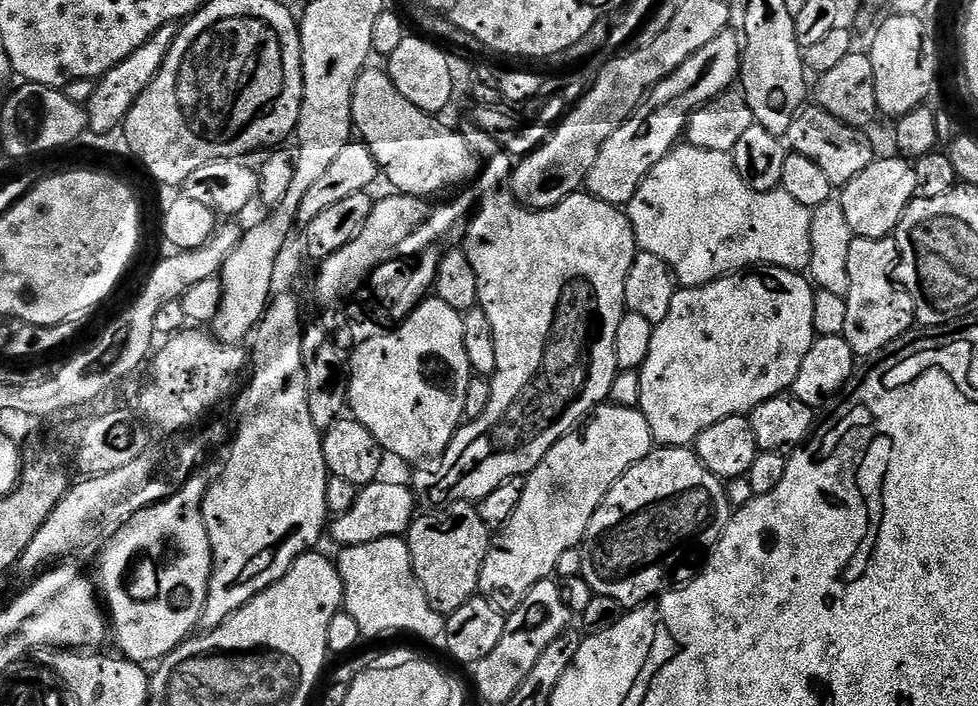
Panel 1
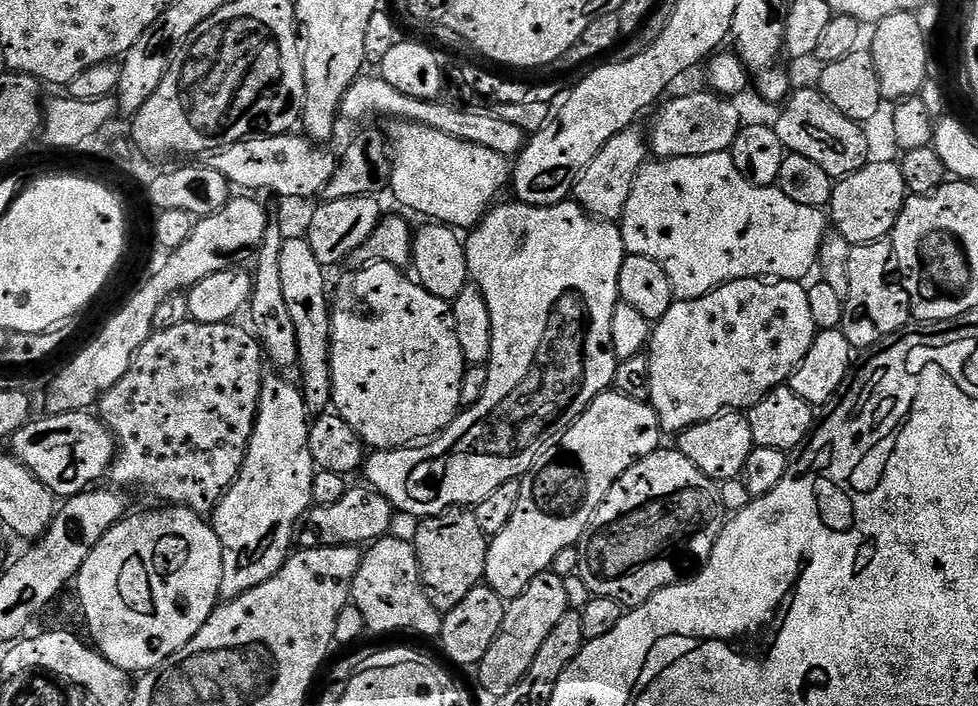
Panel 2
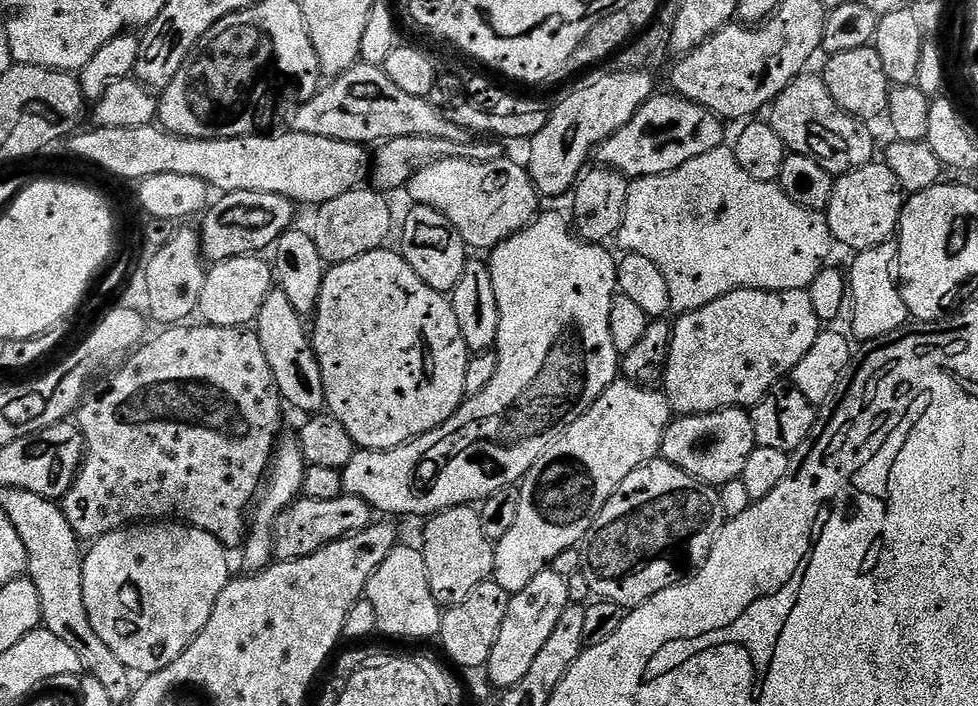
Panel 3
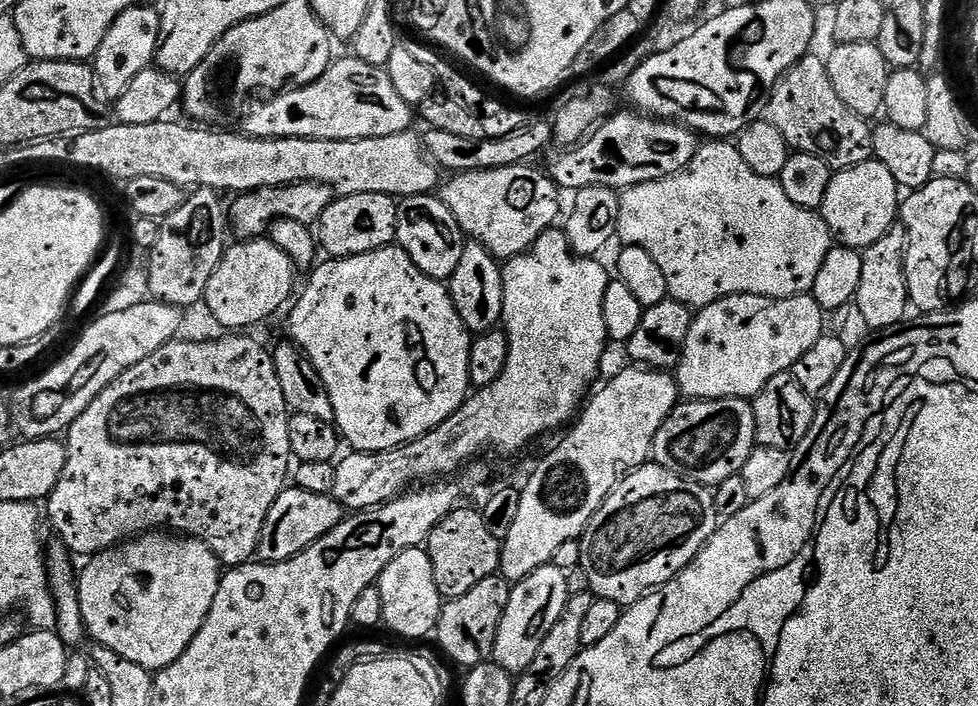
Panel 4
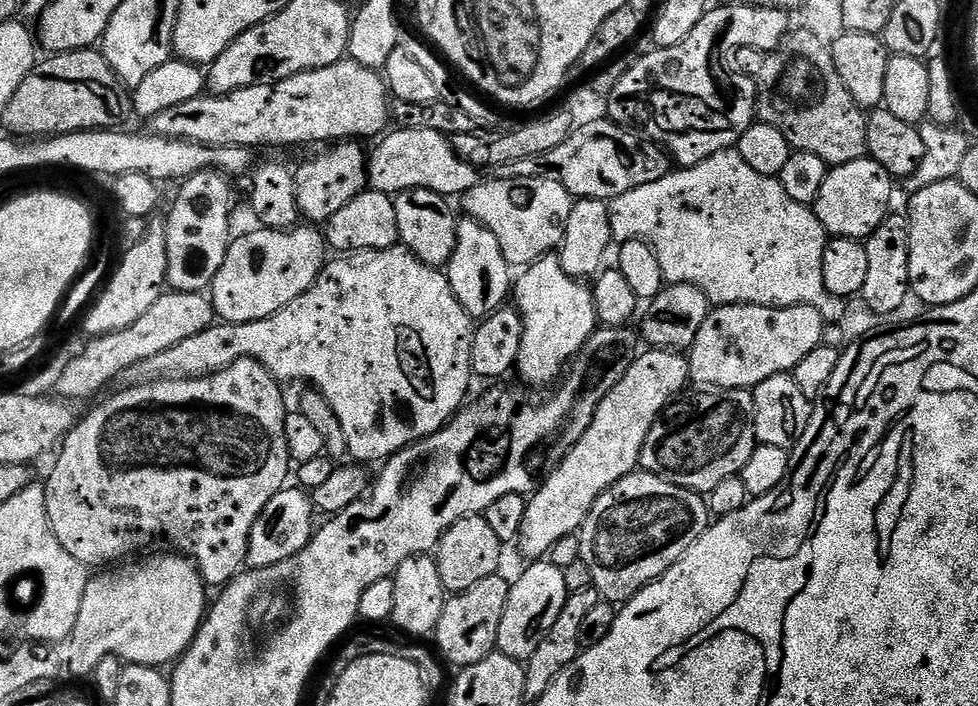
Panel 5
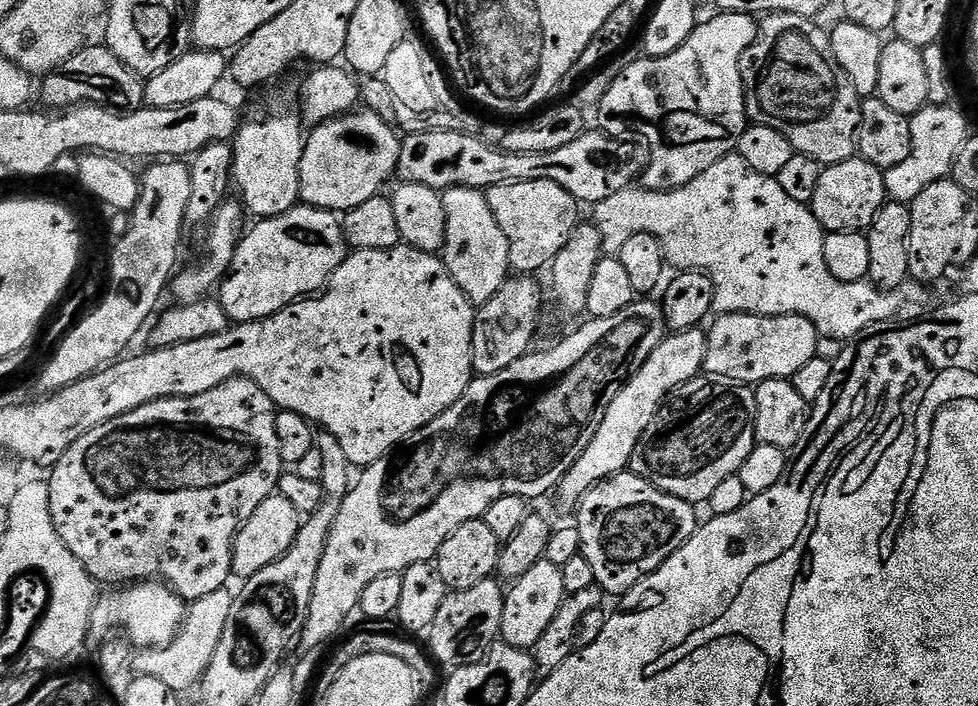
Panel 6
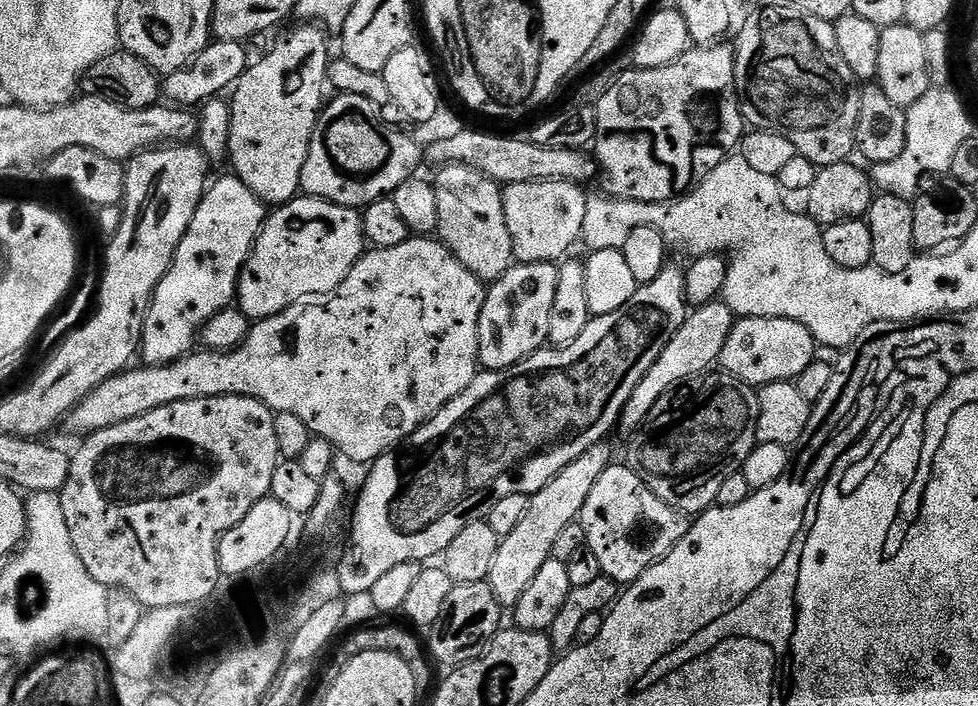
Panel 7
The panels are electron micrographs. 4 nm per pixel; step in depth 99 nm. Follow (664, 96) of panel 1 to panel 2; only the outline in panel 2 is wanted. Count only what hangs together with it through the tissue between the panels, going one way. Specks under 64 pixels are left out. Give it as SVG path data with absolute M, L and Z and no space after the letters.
M633 126L622 130L614 138L610 138L606 146L602 146L594 162L590 162L590 166L582 174L582 178L576 184L575 203L586 209L597 220L619 221L630 198L630 190L634 190L634 182L649 156L650 144L646 139L645 129L643 132L640 126Z

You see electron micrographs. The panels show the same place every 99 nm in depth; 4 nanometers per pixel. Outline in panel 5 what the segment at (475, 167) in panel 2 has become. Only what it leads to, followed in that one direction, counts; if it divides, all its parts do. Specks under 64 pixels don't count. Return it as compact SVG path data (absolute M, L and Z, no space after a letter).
M547 176L513 180L484 178L464 193L462 203L471 219L486 226L486 230L498 238L498 246L502 246L509 266L527 266L555 253L564 243L574 198L557 180L549 180Z

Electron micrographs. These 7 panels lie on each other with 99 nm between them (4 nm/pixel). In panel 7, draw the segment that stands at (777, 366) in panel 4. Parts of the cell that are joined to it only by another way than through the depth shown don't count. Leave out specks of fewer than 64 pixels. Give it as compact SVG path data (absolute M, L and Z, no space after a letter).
M745 316L737 319L733 323L730 330L730 338L726 338L726 346L722 346L722 354L718 361L719 367L733 380L740 380L743 384L751 384L753 386L763 386L765 384L773 384L779 380L795 381L798 374L802 374L802 370L806 370L806 366L810 366L812 361L817 359L818 345L816 339L810 334L810 330L806 330L806 326L802 326L798 322L794 322L790 318L754 318L753 316Z

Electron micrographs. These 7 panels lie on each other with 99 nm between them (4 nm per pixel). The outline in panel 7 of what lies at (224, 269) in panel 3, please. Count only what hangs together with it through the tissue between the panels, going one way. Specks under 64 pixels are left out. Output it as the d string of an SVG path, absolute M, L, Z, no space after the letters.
M300 194L290 203L279 205L273 212L276 213L273 216L271 213L264 221L264 228L248 255L236 287L235 303L252 322L270 318L291 304L331 296L338 290L338 286L342 286L342 282L346 282L346 274L354 270L366 251L364 218L355 208L343 208L329 200L320 200L317 196Z

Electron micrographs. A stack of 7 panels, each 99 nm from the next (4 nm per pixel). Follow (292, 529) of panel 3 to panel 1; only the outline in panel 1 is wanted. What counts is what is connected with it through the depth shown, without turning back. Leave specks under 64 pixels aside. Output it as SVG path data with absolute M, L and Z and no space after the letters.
M381 478L374 484L367 484L356 494L354 506L341 516L335 517L330 524L330 540L340 548L362 546L366 542L378 542L378 538L391 536L403 537L418 512L416 493L404 484L391 484Z

